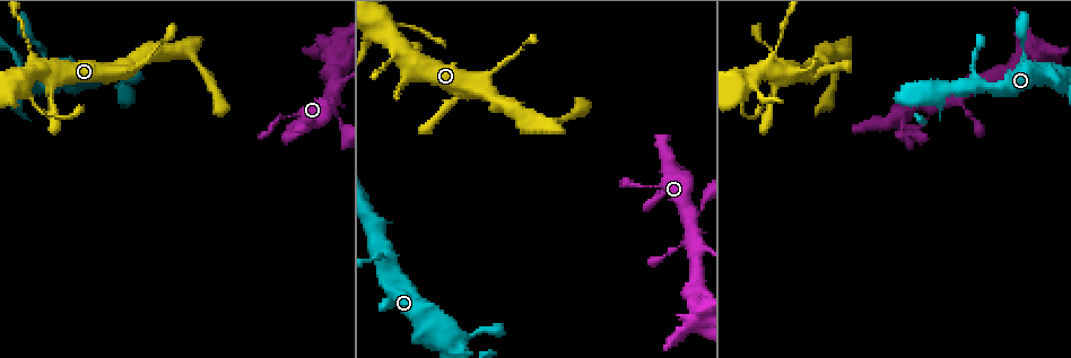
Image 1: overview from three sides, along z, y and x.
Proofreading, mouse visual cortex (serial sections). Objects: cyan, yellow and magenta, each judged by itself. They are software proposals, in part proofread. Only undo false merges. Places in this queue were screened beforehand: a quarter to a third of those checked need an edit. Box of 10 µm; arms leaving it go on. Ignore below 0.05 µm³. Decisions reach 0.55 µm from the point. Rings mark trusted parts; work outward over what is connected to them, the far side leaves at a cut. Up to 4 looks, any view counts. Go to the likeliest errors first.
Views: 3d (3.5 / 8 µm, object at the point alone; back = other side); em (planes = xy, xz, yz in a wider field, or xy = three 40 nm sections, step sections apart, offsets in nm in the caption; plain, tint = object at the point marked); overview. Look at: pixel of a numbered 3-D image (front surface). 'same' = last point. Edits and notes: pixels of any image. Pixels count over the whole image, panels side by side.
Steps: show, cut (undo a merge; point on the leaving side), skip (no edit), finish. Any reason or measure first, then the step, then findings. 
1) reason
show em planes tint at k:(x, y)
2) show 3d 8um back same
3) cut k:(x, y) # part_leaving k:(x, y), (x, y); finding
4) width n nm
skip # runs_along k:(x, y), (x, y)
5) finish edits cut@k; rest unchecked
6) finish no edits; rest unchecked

calibre changes
show 3d 8um back at 1:(30, 48)

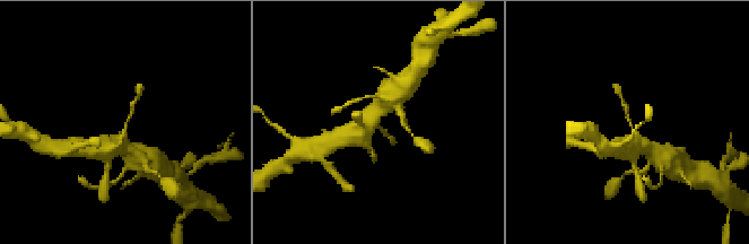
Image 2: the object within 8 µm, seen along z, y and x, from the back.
arm_widths 100, 600 nm
show em planes tint same

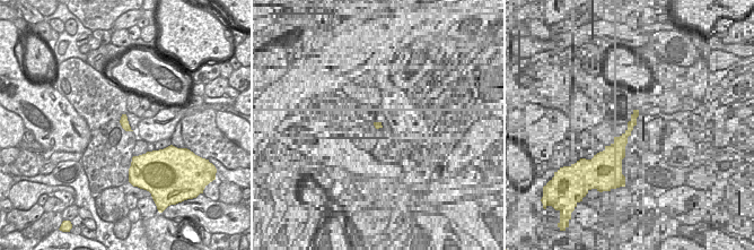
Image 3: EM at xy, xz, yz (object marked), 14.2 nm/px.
skip # continuous, no second cell

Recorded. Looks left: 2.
sudden change in width
show 3d 3.5um at 1:(691, 240)

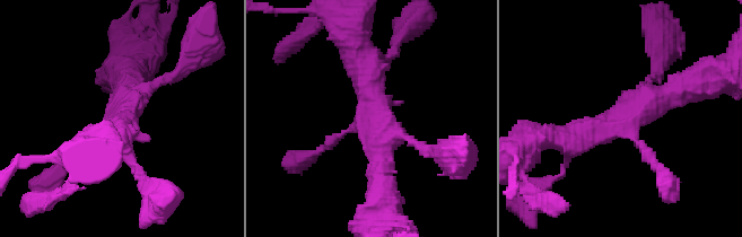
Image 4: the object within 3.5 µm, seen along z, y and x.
now the EM
show em xy step 1 tint at 4:(117, 117)

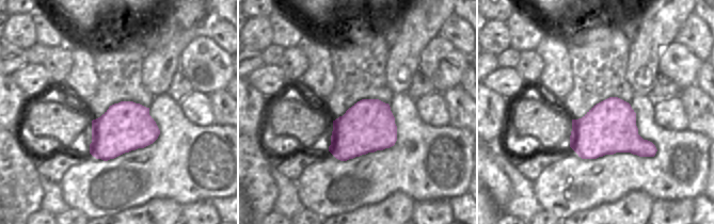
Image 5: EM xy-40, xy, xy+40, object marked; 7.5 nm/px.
skip # runs_along 4:(556, 137), (600, 130), (687, 85); continuous, no second cell

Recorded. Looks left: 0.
finish no edits; rest unchecked

